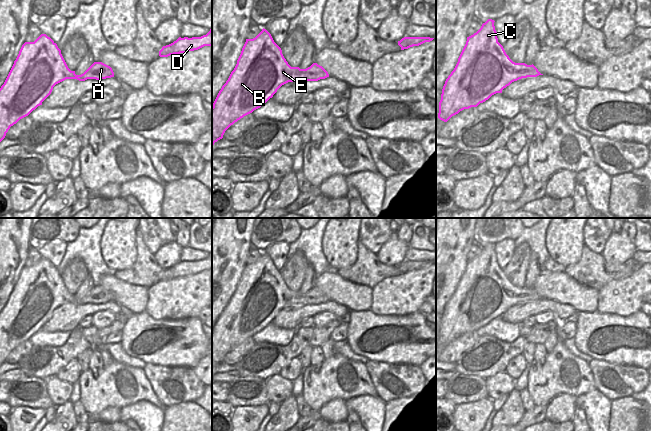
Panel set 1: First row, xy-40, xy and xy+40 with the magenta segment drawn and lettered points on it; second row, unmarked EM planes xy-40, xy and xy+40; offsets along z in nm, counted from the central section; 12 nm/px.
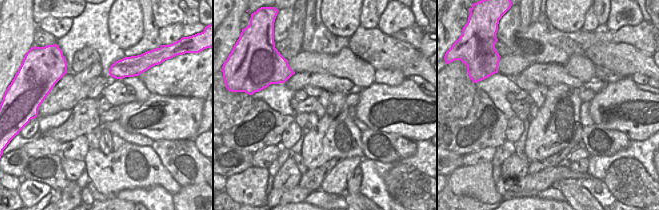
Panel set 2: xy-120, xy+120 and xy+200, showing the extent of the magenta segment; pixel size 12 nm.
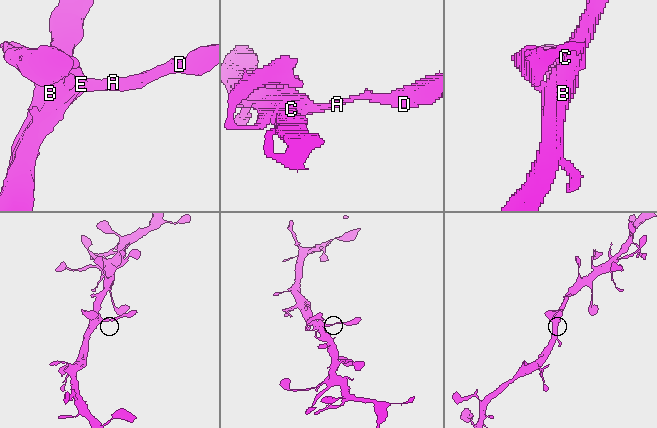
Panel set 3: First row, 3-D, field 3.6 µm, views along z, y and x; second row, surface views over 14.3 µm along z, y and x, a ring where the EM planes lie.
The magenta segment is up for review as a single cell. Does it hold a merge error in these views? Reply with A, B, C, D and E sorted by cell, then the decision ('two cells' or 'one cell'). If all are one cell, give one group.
A B C D E; one cell

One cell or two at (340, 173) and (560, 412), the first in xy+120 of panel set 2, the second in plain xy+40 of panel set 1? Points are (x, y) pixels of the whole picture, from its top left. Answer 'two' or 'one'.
one

